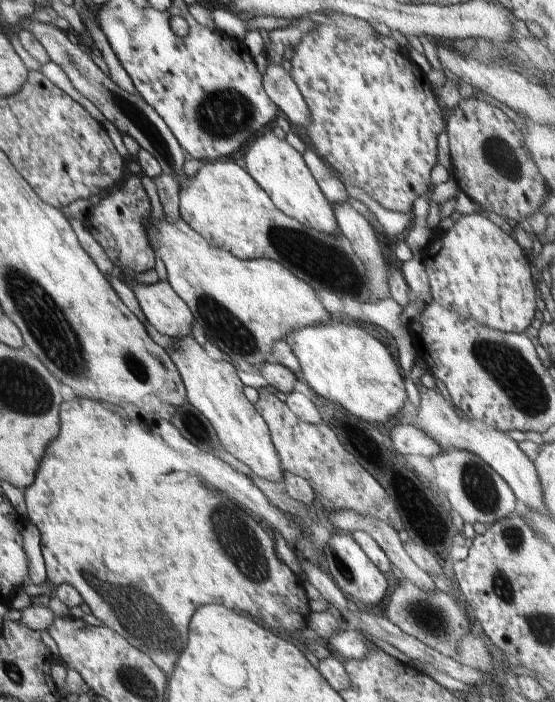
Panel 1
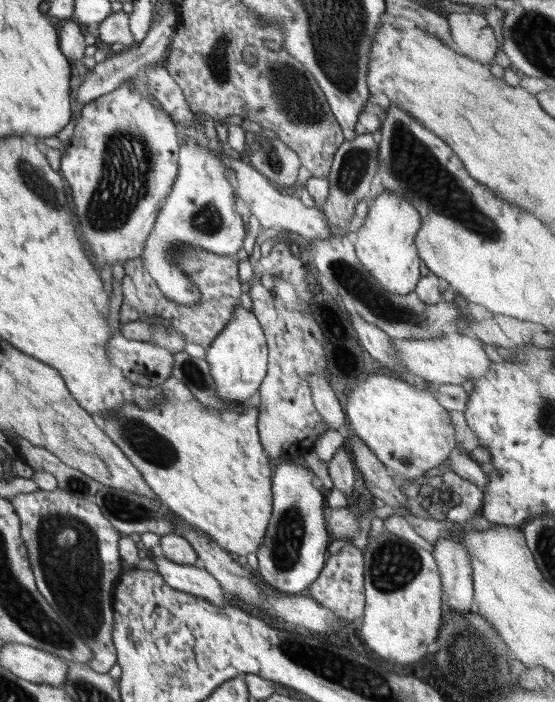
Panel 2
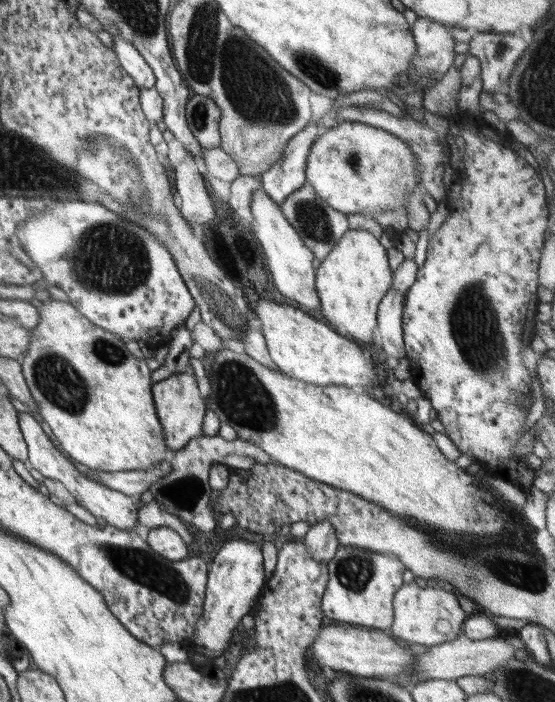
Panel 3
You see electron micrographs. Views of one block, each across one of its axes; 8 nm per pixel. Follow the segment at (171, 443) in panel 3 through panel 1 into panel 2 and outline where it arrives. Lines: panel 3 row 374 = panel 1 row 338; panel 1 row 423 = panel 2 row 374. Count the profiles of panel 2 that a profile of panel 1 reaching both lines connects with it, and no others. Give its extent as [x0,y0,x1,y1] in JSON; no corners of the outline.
[205,304,268,405]

